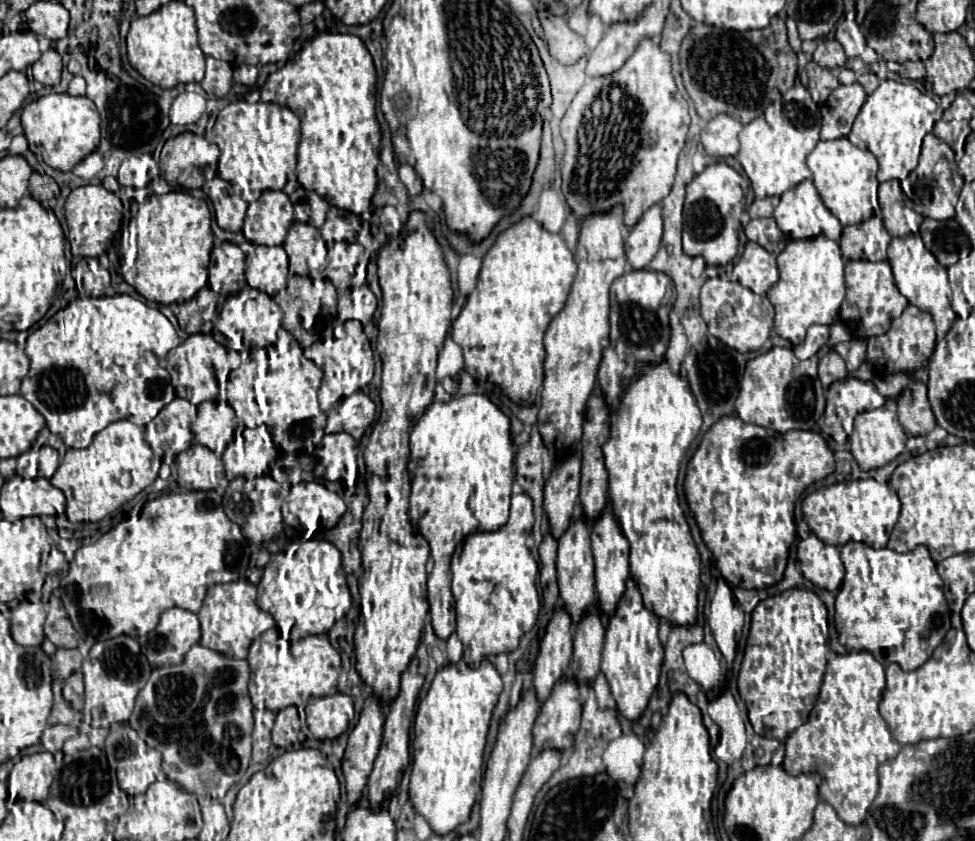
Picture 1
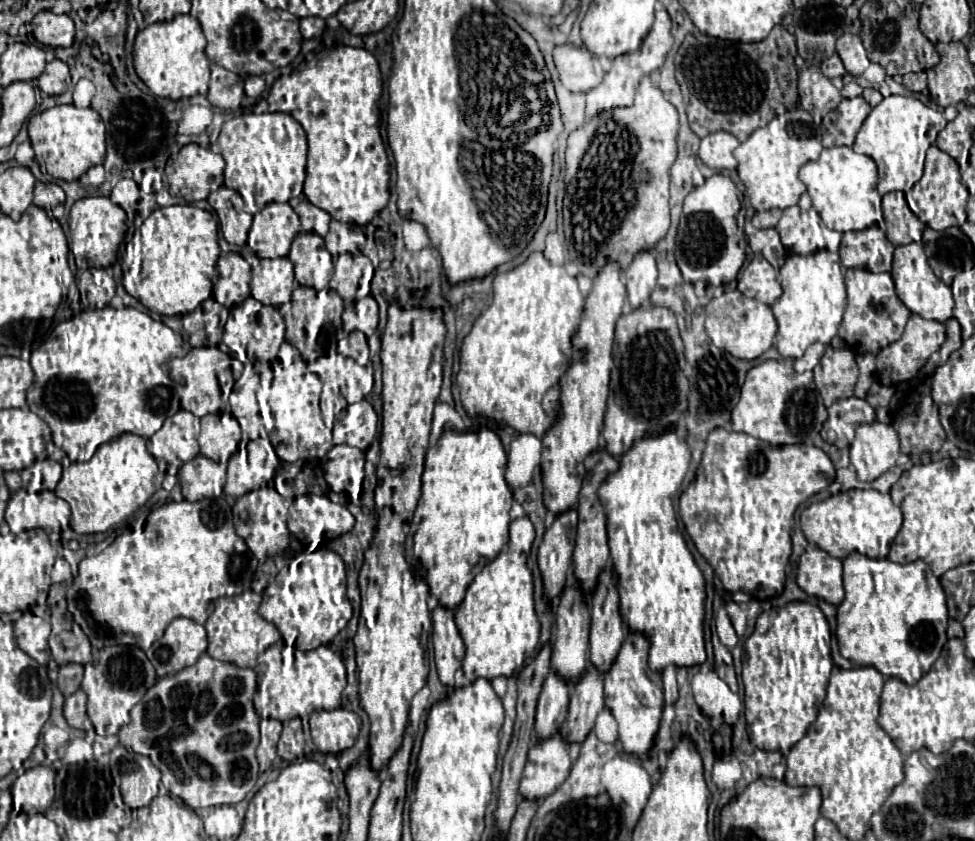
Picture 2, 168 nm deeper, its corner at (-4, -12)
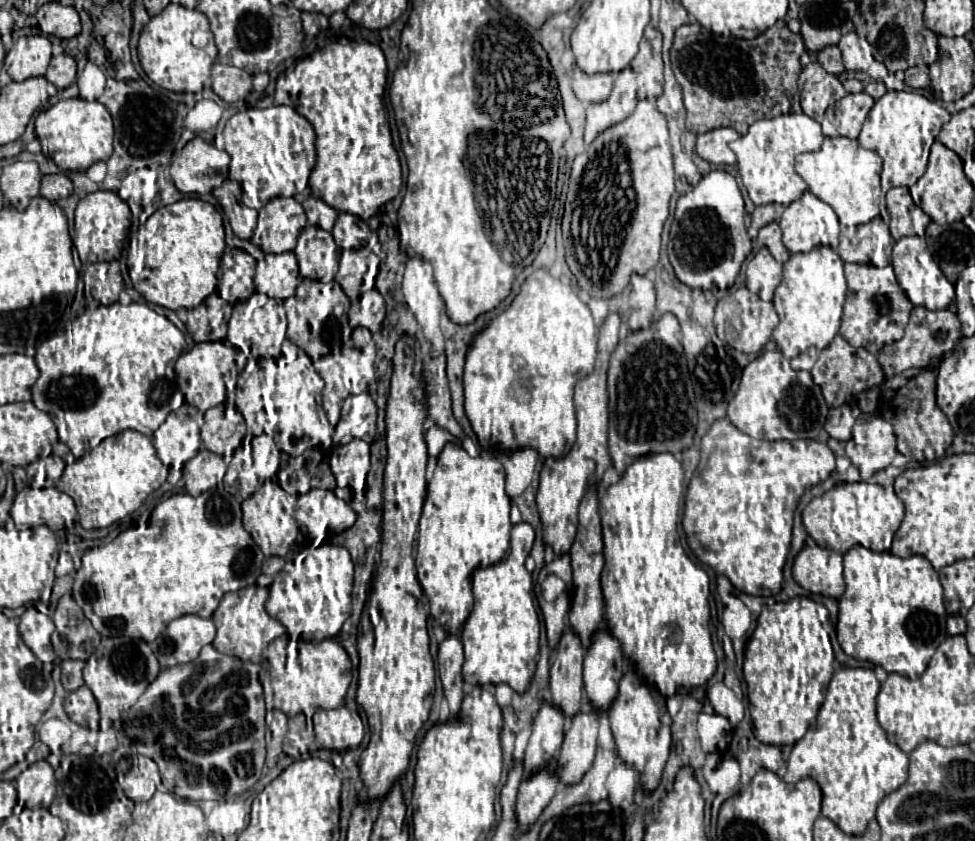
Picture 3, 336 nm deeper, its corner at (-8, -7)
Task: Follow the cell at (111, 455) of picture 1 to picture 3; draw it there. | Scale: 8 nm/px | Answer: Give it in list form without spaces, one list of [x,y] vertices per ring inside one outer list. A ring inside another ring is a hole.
[[[124,430],[102,440],[98,448],[66,466],[56,488],[74,498],[82,528],[106,528],[112,522],[122,520],[130,512],[138,510],[148,494],[164,484],[169,471],[156,456],[156,448],[152,444],[152,436],[144,436],[136,430]]]

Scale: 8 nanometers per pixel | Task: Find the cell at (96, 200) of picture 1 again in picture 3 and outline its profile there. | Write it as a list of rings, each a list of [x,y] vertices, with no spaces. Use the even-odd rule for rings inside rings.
[[[92,192],[84,196],[76,206],[76,224],[74,224],[74,246],[82,264],[86,262],[110,262],[116,260],[122,252],[122,242],[128,236],[130,228],[130,208],[116,192]]]

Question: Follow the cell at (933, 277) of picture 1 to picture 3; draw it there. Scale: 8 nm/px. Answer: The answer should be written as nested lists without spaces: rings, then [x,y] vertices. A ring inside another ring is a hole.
[[[908,236],[908,238],[900,238],[894,244],[892,268],[896,272],[898,284],[902,286],[902,290],[906,292],[906,296],[910,298],[912,304],[926,306],[928,310],[944,310],[954,300],[954,286],[946,280],[946,276],[942,274],[942,270],[934,262],[924,237]]]

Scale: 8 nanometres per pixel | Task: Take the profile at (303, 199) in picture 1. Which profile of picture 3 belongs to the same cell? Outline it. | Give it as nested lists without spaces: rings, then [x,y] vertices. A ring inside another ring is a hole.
[[[310,196],[308,200],[302,202],[304,210],[306,210],[306,216],[308,216],[308,224],[314,224],[314,226],[320,226],[322,230],[332,230],[334,222],[336,222],[336,216],[338,212],[334,208],[330,208],[326,202],[322,202],[320,198],[314,198]]]

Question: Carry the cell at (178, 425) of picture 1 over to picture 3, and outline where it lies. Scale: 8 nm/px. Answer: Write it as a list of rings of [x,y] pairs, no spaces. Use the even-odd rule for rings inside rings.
[[[182,404],[178,410],[170,412],[166,422],[154,432],[152,442],[158,458],[170,470],[168,482],[176,484],[184,464],[198,454],[202,446],[200,428],[203,423],[203,414],[199,410],[190,404]]]

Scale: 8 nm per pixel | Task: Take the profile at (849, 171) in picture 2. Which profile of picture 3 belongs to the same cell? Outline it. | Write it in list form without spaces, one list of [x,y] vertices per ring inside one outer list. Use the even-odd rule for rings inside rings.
[[[844,136],[824,138],[818,152],[796,156],[796,172],[804,178],[814,196],[834,208],[842,226],[858,226],[870,222],[874,216],[880,216],[885,223],[889,223],[885,193],[880,190],[882,158],[876,152],[864,150],[854,140]]]

